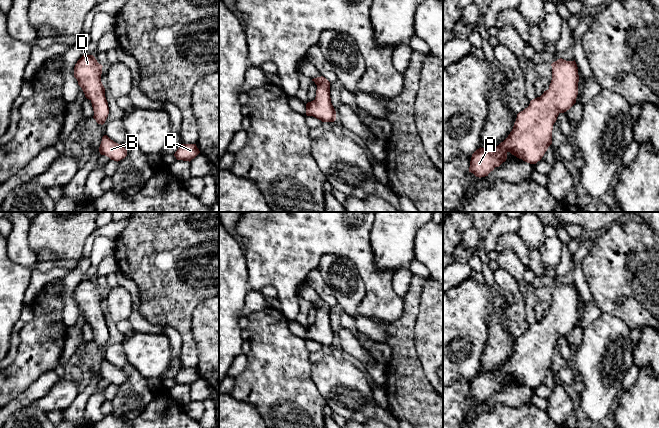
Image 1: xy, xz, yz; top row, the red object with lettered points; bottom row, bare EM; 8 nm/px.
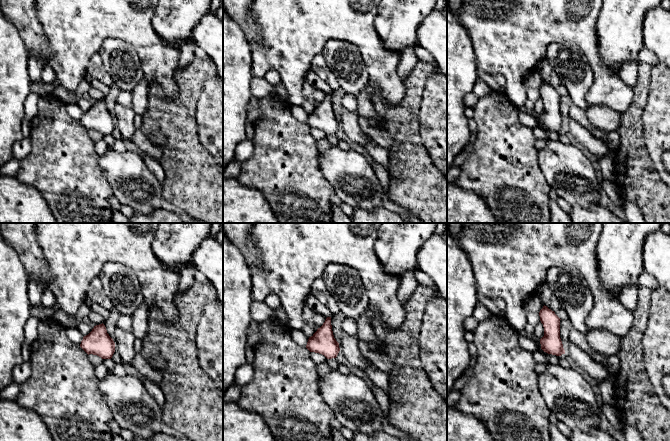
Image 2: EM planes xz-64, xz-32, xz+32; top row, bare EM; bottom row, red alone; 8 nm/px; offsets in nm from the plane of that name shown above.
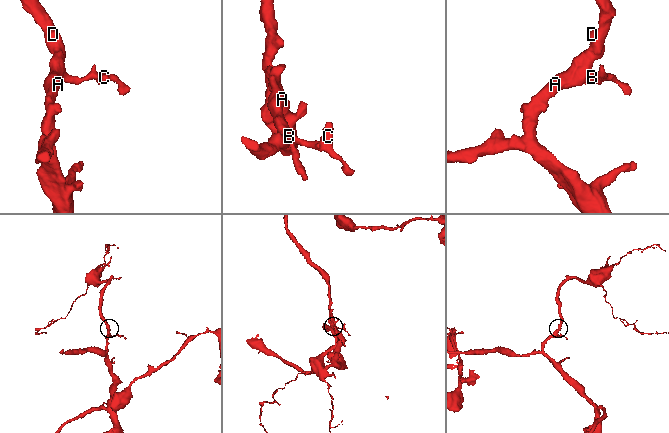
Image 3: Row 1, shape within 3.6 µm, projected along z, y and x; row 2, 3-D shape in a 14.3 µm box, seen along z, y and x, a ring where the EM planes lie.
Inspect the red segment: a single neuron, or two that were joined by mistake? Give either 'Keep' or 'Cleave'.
Keep

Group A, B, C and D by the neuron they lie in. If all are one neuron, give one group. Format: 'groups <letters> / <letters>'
groups A B C D

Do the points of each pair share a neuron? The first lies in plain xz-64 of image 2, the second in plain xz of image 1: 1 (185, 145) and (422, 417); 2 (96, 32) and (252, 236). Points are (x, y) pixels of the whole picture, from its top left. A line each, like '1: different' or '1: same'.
1: same
2: same

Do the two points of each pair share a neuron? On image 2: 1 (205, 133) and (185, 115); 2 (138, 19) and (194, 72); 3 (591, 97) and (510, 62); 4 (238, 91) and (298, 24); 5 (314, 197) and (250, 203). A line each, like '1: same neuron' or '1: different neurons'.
1: different neurons
2: different neurons
3: same neuron
4: different neurons
5: different neurons

